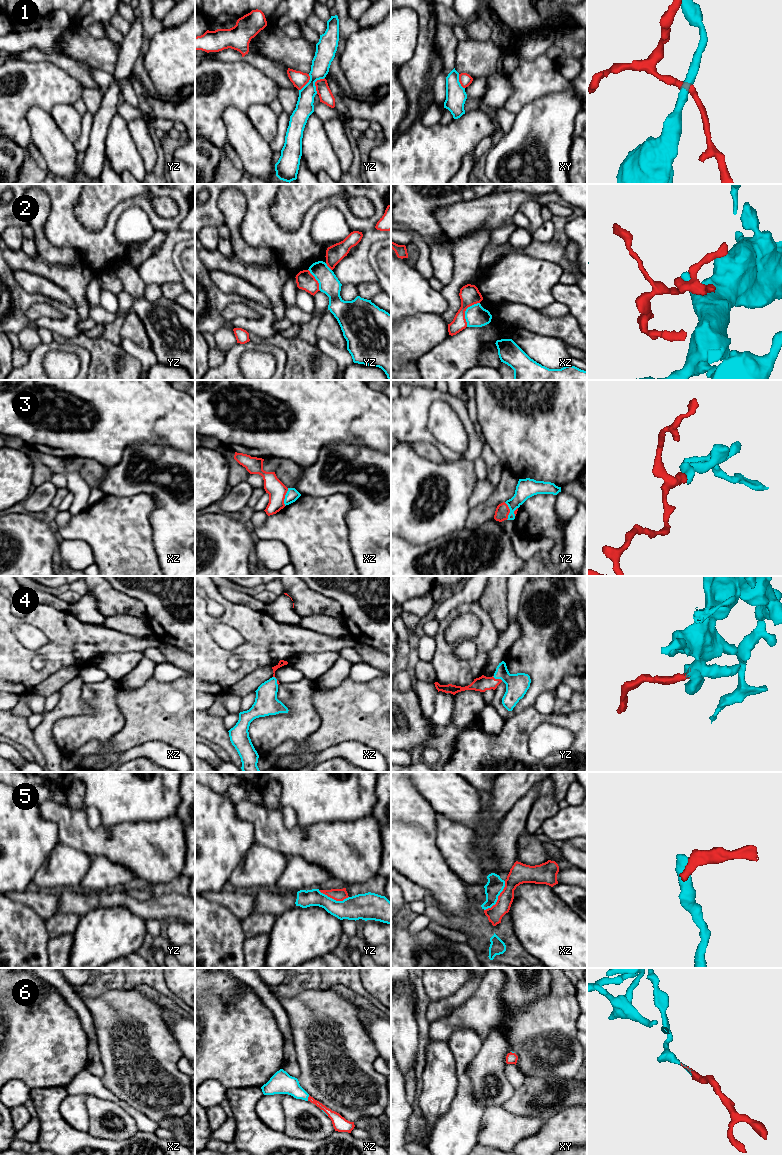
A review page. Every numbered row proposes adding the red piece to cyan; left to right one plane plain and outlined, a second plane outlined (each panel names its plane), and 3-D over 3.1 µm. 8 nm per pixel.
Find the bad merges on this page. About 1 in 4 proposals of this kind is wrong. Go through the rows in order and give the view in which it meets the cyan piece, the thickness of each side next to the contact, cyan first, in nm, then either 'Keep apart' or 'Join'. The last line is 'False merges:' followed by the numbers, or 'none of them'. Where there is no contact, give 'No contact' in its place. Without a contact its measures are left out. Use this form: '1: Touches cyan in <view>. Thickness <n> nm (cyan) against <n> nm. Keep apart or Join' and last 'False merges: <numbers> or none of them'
1: Touches cyan in yz. Thickness 160 nm (cyan) against 110 nm. Keep apart
2: Touches cyan in xz. Thickness 180 nm (cyan) against 160 nm. Keep apart
3: Touches cyan in xz. Thickness 100 nm (cyan) against 150 nm. Keep apart
4: Touches cyan in yz. Thickness 180 nm (cyan) against 120 nm. Join
5: Touches cyan in xz. Thickness 140 nm (cyan) against 150 nm. Keep apart
6: Touches cyan in xz. Thickness 180 nm (cyan) against 70 nm. Join
False merges: 1, 2, 3, 5

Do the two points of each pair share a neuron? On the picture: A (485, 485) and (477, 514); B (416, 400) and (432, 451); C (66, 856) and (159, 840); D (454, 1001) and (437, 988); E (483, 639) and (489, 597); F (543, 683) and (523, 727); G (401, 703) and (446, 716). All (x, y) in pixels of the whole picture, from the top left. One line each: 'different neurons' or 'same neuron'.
A: different neurons
B: different neurons
C: different neurons
D: different neurons
E: different neurons
F: different neurons
G: different neurons

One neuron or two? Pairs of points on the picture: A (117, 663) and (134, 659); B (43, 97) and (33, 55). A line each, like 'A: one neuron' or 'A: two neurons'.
A: one neuron
B: two neurons

